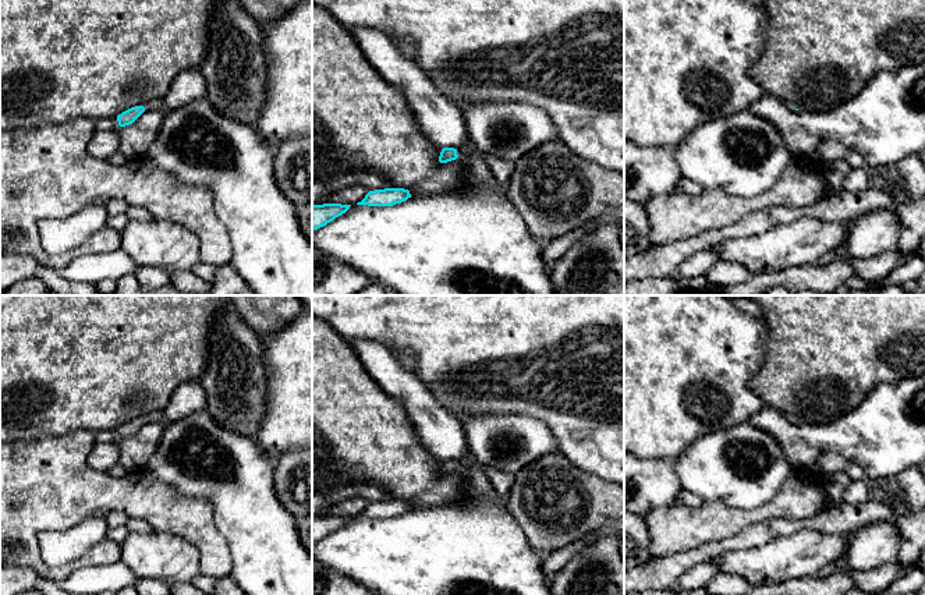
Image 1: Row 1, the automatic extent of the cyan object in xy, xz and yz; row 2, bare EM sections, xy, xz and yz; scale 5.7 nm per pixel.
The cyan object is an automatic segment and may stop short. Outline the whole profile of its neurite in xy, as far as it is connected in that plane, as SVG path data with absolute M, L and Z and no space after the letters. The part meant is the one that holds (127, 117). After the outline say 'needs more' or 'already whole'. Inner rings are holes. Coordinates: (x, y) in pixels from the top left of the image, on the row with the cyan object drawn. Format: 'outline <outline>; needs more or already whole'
outline M153 99L143 106L131 107L117 116L120 127L132 124L145 110L160 110L164 109L164 99Z; needs more

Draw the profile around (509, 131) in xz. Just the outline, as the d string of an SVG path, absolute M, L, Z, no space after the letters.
M457 103L476 152L513 164L528 152L559 139L549 114L531 103Z

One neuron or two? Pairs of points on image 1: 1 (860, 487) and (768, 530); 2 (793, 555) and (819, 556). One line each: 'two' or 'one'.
1: two
2: one

